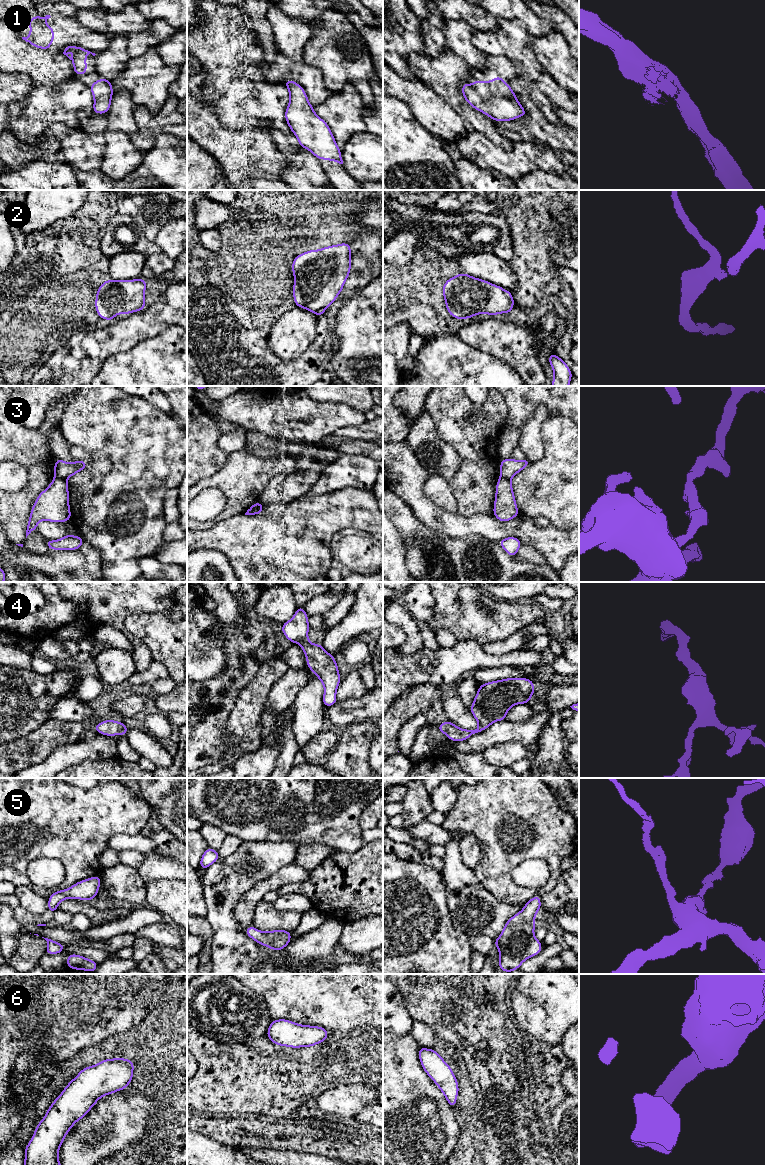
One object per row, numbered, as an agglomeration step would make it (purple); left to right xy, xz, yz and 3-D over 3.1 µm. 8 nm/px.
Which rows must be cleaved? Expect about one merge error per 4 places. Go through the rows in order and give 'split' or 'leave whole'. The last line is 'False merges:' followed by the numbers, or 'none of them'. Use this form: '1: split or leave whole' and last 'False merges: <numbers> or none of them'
1: leave whole
2: leave whole
3: split
4: leave whole
5: leave whole
6: leave whole
False merges: 3

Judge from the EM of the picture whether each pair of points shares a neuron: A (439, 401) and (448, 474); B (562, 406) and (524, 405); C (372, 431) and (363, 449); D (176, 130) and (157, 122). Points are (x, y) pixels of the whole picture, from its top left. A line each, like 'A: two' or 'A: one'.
A: two
B: one
C: two
D: one

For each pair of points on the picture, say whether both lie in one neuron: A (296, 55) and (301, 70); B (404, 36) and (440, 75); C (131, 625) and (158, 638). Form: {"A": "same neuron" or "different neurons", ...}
{"A": "different neurons", "B": "different neurons", "C": "same neuron"}

